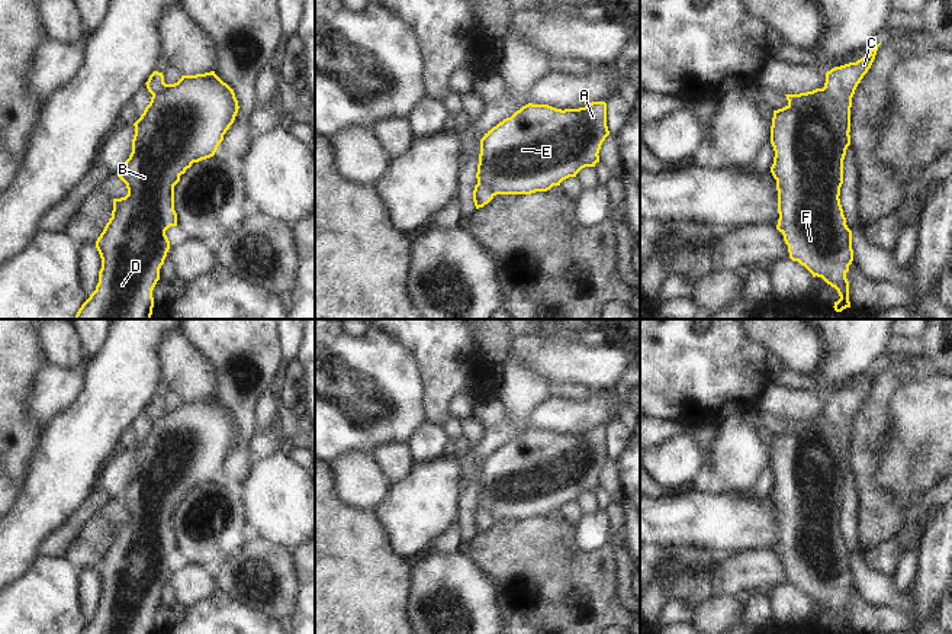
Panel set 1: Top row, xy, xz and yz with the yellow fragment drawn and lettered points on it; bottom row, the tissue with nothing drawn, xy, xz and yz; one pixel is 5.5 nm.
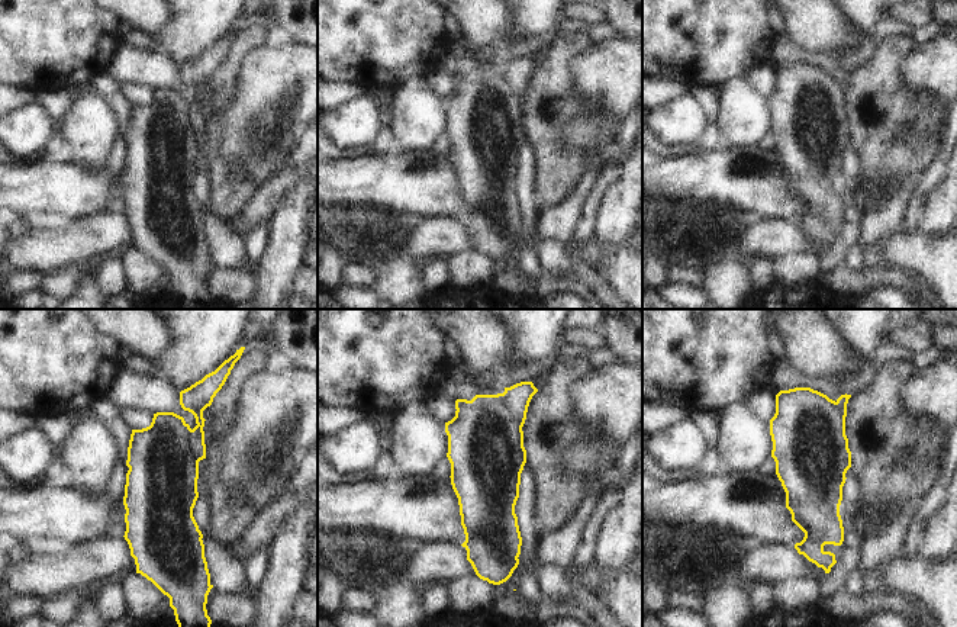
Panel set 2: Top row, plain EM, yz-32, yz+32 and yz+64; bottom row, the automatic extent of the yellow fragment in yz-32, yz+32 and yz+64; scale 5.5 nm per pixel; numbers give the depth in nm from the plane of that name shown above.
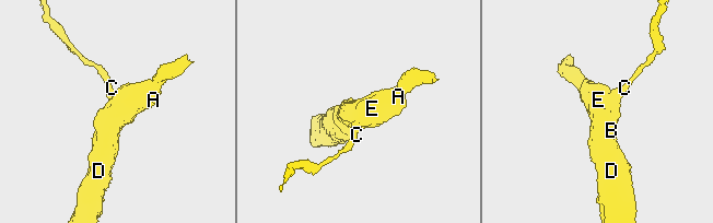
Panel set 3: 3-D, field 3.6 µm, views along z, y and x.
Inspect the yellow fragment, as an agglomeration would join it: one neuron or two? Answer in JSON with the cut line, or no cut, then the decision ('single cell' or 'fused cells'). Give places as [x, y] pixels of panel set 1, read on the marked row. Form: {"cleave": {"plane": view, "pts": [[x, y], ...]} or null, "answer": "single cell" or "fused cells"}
{"cleave": {"plane": "yz", "pts": [[823, 87], [839, 106], [840, 138], [848, 145]]}, "answer": "fused cells"}

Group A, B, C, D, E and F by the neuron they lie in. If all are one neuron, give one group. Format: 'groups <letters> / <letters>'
groups A B D E F / C

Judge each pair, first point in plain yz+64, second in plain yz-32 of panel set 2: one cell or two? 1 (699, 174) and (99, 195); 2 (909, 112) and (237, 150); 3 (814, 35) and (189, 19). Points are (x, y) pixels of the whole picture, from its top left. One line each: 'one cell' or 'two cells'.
1: one cell
2: two cells
3: two cells

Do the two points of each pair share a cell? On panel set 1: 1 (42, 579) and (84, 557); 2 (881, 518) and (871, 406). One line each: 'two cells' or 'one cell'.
1: two cells
2: one cell

